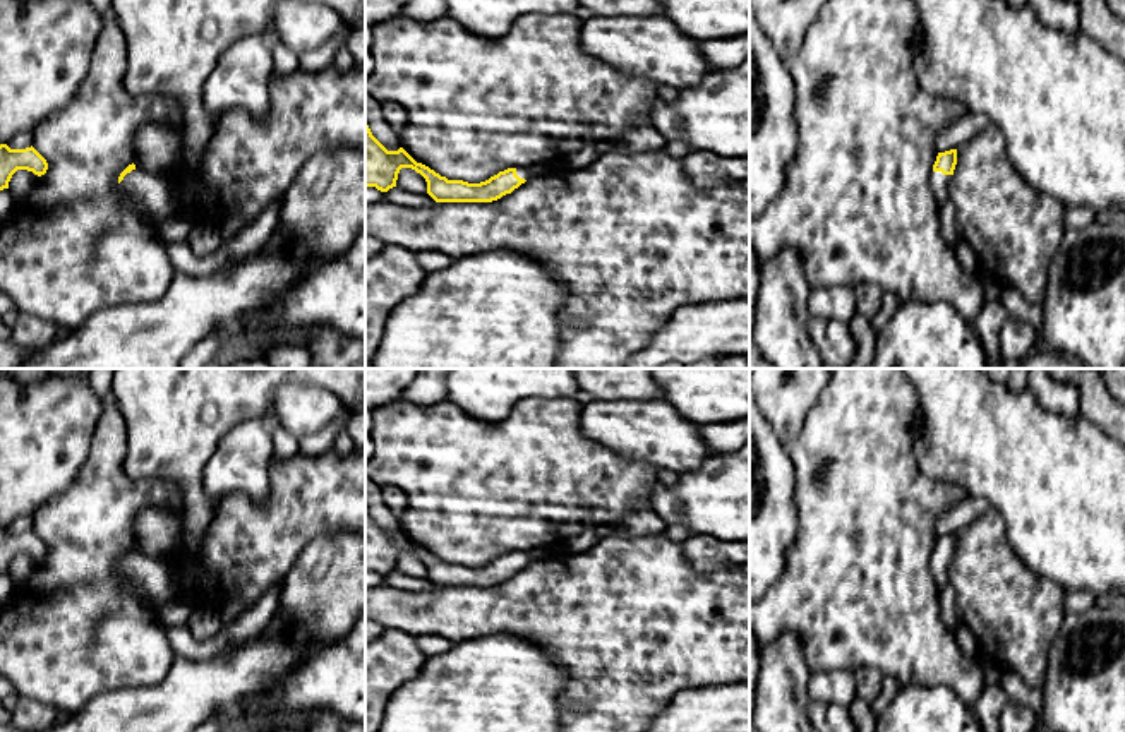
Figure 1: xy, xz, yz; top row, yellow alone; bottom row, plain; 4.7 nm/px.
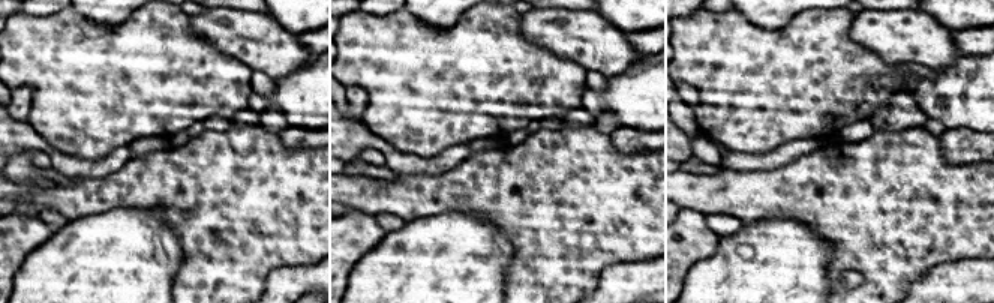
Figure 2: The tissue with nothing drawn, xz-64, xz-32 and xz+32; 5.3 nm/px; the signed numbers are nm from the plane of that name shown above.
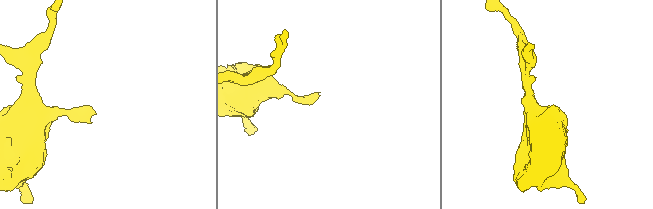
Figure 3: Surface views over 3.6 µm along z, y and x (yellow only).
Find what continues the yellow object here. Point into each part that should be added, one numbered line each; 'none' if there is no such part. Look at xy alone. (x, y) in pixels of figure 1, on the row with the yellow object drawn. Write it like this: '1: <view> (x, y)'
1: xy (155, 192)

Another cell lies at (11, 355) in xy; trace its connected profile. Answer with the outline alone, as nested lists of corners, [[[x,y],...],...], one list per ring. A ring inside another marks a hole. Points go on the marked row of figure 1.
[[[0,341],[0,369],[17,369],[34,350],[21,348],[12,341]]]

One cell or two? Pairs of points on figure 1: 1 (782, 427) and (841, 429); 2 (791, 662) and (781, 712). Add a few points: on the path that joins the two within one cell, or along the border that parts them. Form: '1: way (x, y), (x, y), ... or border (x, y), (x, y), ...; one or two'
1: border (820, 391), (801, 432), (788, 446); two
2: way (784, 674), (781, 700); one

